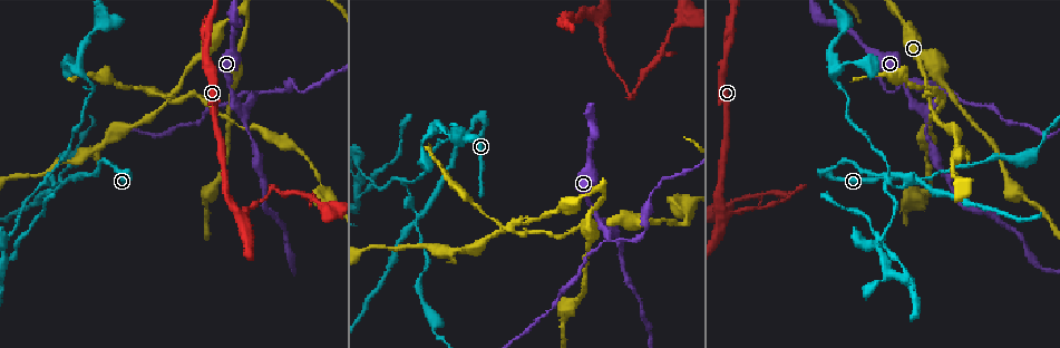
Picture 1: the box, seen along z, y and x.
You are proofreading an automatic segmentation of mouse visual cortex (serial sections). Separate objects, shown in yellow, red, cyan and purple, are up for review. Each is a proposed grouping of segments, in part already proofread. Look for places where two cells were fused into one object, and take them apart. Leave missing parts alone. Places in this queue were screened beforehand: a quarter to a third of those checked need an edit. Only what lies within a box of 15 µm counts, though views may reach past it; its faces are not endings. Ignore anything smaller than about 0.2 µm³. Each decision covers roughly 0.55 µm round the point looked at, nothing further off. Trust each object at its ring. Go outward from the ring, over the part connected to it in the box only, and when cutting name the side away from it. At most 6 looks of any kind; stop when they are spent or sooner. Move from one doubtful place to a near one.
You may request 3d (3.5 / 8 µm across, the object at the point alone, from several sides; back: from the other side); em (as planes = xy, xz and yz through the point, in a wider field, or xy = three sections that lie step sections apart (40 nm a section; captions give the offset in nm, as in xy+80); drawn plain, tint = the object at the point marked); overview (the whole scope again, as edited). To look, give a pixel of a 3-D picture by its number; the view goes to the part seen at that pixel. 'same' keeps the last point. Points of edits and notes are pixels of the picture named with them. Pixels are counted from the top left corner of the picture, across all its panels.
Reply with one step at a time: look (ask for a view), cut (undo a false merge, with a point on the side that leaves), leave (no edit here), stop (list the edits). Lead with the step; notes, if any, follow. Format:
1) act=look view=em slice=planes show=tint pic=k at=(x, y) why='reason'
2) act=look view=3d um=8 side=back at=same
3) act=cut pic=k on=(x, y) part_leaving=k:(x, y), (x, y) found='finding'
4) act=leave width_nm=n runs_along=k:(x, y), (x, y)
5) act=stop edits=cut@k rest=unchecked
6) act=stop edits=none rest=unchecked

act=look view=em slice=xy step=5 show=tint pic=1 at=(630, 95) why='sharp bend'

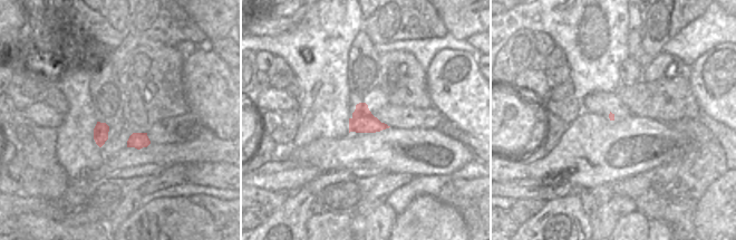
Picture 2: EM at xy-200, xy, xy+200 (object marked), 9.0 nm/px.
act=look view=3d um=3.5 at=same why='see where the arms go'

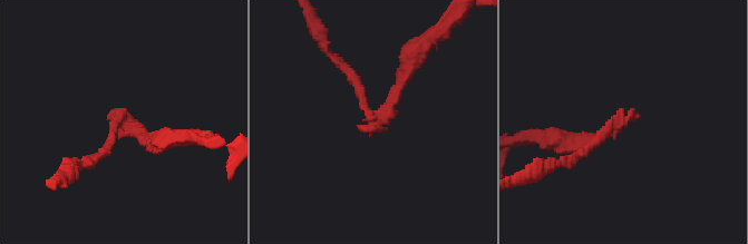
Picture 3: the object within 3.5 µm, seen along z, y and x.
act=cut pic=3 on=(400, 80) part_leaving=3:(379, 115), (438, 35) found='two cells meet here'

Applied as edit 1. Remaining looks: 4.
act=look view=overview

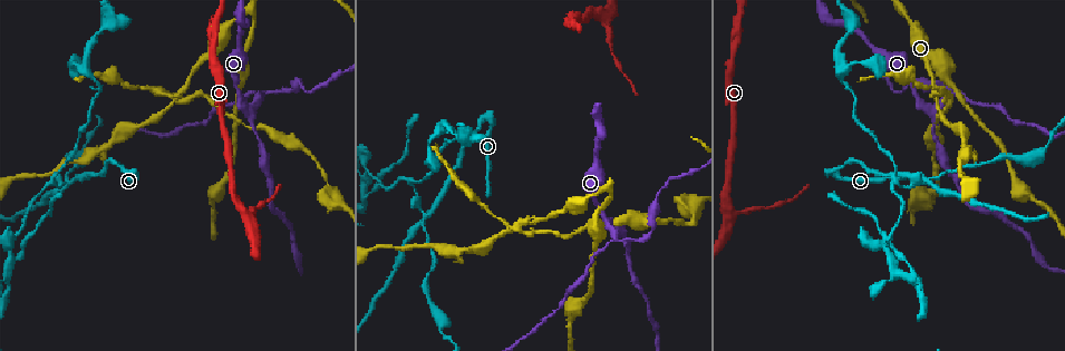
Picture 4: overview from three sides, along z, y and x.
act=look view=3d um=3.5 pic=4 at=(258, 96)

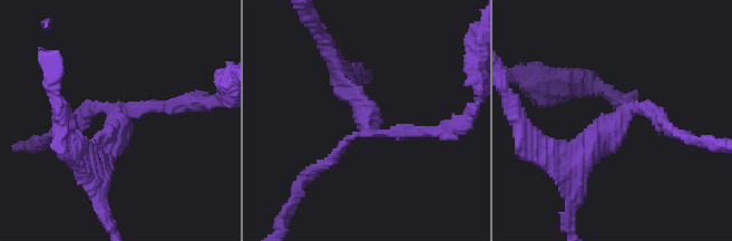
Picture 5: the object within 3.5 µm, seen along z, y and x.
act=look view=em slice=planes show=tint pic=5 at=(364, 126) arms=3 arm_widths_nm=200,200,300 why='now the EM'

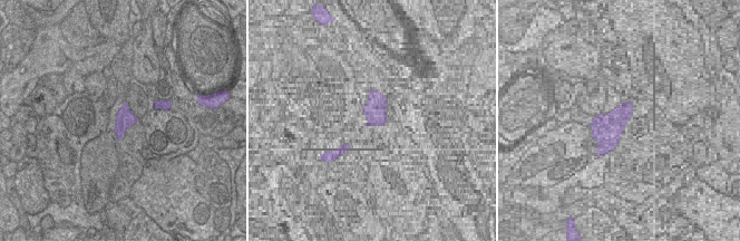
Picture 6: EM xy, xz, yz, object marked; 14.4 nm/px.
act=look view=em slice=xy step=1 show=tint at=same why='another direction'

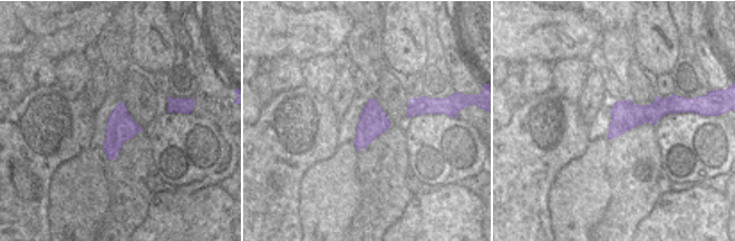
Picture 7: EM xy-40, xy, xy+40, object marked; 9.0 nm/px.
act=cut pic=5 on=(83, 124) width_nm=260 part_leaving=5:(128, 112), (214, 104), (224, 90) found='two cells meet here'

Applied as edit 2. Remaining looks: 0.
act=stop edits=cut@3,cut@5 rest=unchecked

